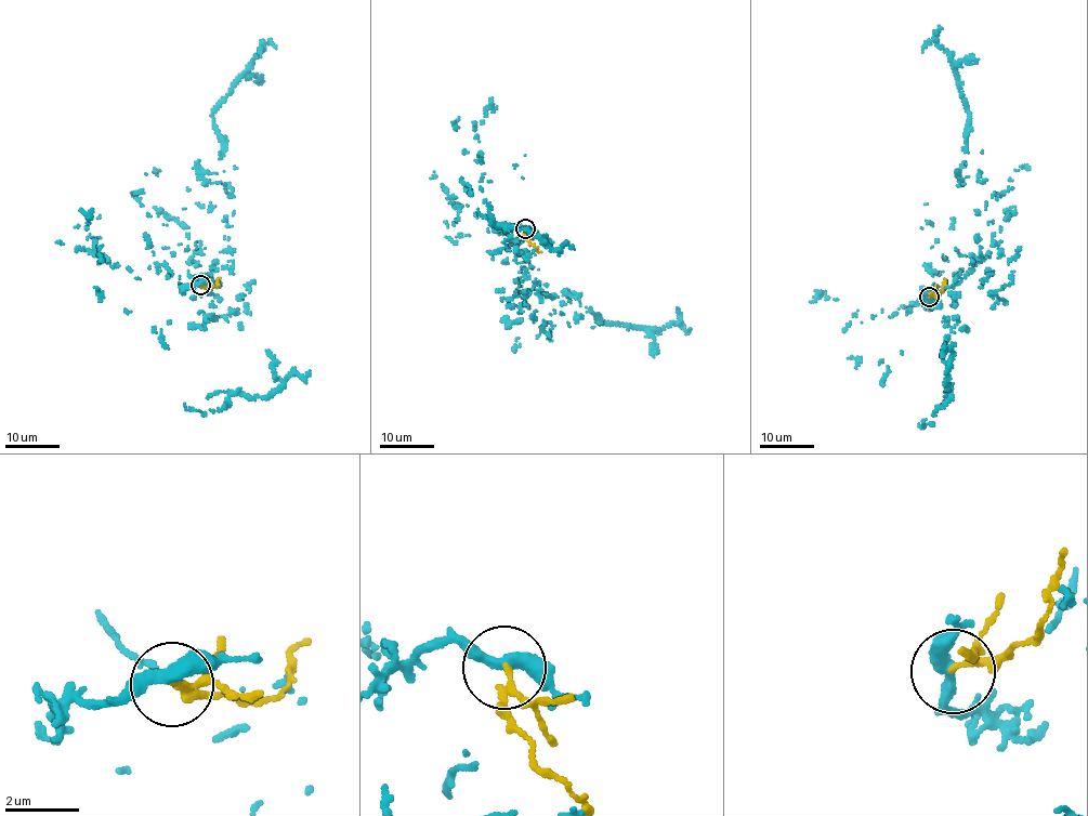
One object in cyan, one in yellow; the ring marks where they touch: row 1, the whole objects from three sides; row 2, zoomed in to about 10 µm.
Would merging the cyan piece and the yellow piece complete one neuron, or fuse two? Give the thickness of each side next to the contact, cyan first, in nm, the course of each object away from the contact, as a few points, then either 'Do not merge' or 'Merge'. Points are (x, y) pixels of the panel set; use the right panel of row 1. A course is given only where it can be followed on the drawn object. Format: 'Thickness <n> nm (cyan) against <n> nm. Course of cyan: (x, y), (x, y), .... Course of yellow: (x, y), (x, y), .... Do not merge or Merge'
Thickness 360 nm (cyan) against 130 nm. Course of cyan: (929, 297), (956, 304), (988, 224), (978, 174), (958, 178), (968, 107), (947, 53), (922, 53). Course of yellow: (929, 297), (941, 292), (945, 279). Do not merge

